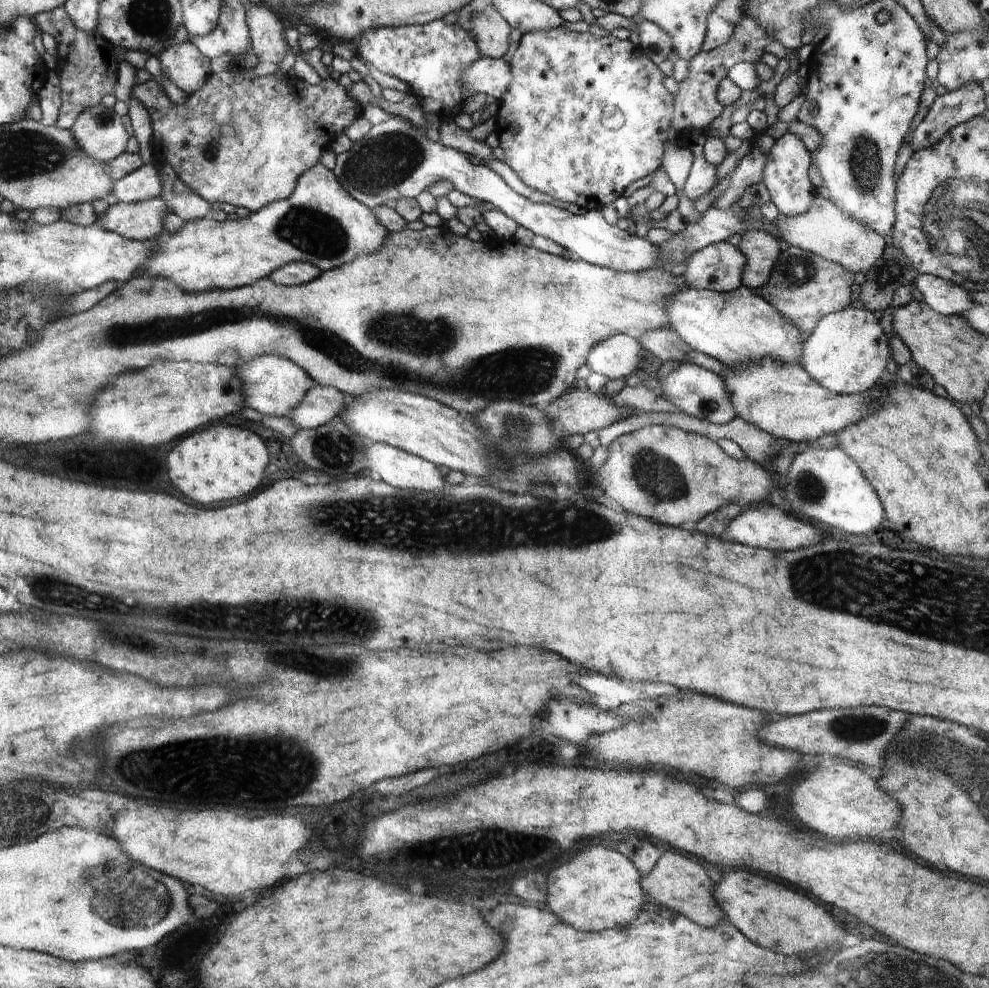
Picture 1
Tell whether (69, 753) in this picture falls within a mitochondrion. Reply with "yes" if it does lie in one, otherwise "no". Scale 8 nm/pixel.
yes

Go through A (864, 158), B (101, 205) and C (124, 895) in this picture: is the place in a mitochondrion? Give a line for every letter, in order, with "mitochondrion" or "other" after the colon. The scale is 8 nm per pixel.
A: mitochondrion
B: other
C: mitochondrion

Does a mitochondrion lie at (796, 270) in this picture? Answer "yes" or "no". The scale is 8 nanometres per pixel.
yes

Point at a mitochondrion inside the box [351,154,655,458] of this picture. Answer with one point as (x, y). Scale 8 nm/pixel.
(517, 427)

